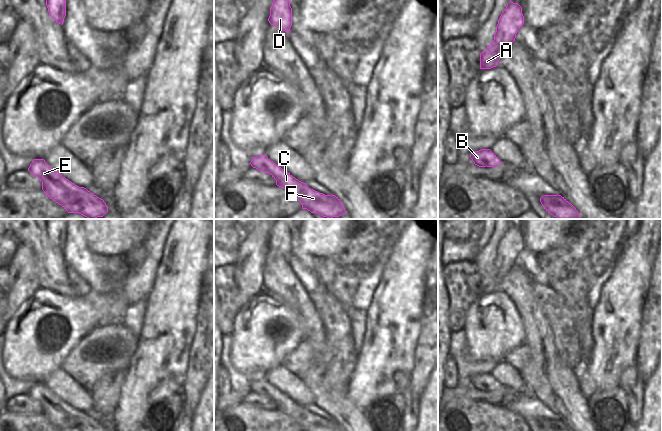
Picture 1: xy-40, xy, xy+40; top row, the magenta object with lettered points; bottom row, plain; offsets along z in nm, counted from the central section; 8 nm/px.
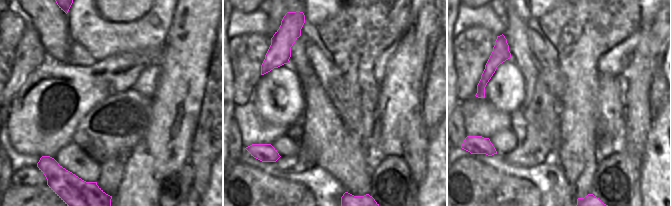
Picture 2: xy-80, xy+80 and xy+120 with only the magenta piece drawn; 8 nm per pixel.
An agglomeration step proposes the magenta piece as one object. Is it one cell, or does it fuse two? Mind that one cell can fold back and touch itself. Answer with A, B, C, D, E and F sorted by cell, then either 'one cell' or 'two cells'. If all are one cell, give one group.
A B D / C E F; two cells

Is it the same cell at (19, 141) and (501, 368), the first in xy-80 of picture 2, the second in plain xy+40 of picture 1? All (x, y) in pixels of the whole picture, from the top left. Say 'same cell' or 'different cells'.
different cells

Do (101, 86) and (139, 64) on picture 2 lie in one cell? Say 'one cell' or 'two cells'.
one cell

